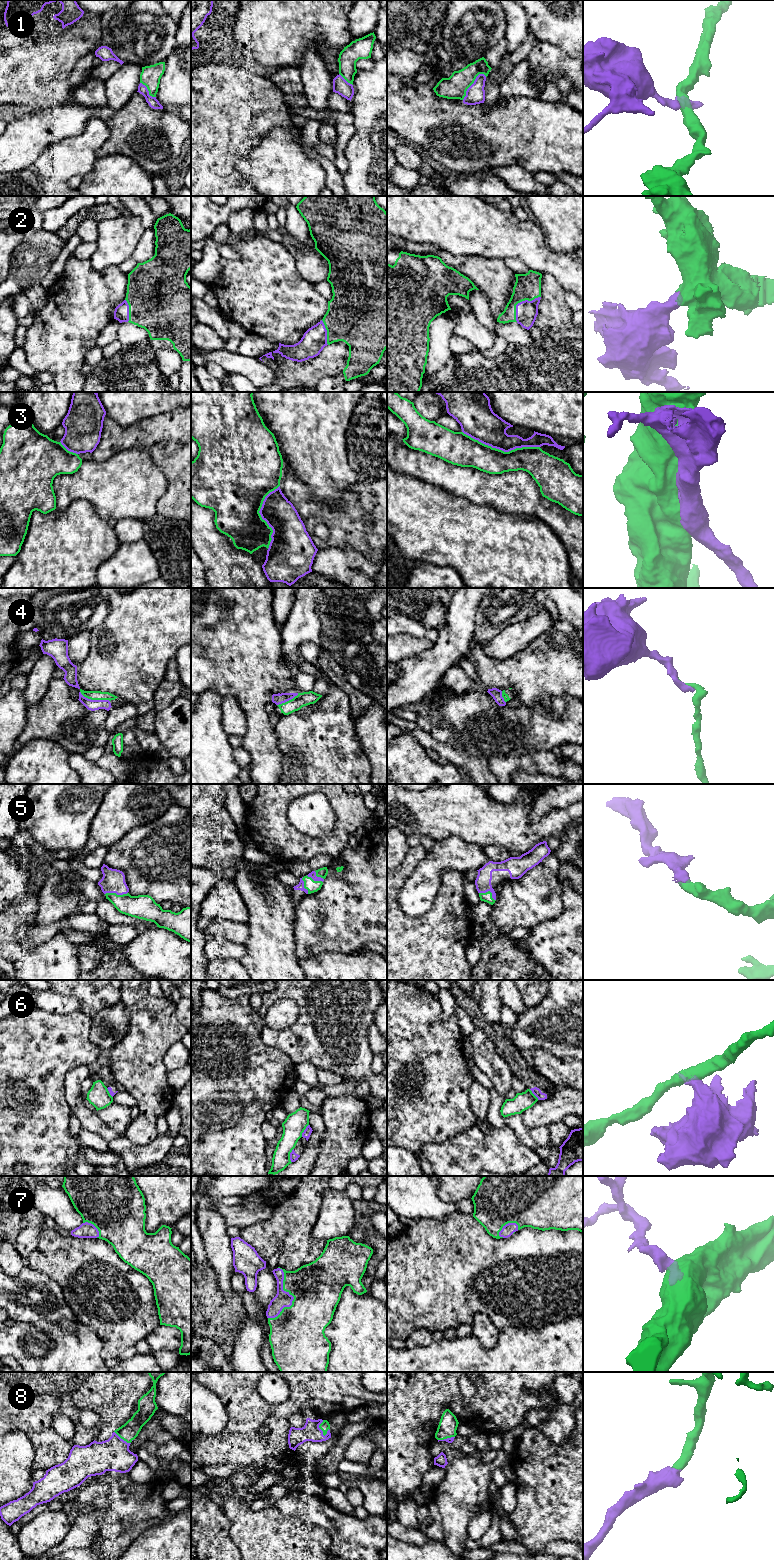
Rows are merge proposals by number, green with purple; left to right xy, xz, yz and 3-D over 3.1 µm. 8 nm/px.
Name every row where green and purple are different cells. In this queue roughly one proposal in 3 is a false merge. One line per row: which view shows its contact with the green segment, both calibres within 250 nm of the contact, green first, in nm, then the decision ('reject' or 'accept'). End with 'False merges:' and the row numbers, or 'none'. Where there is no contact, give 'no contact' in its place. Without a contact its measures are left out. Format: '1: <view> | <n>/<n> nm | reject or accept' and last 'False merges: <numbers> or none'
1: yz | 190/160 nm | reject
2: yz | 200/180 nm | accept
3: yz | 220/260 nm | reject
4: xy | 80/90 nm | reject
5: xy | 190/190 nm | accept
6: xz | 180/60 nm | reject
7: xz | 400/130 nm | accept
8: xz | 80/140 nm | accept
False merges: 1, 3, 4, 6

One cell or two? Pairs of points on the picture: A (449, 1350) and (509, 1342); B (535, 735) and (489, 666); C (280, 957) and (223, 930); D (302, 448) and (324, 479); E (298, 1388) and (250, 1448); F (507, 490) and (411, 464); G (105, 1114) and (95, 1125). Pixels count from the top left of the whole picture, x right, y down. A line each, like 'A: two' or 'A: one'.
A: one
B: two
C: two
D: one
E: one
F: one
G: two

